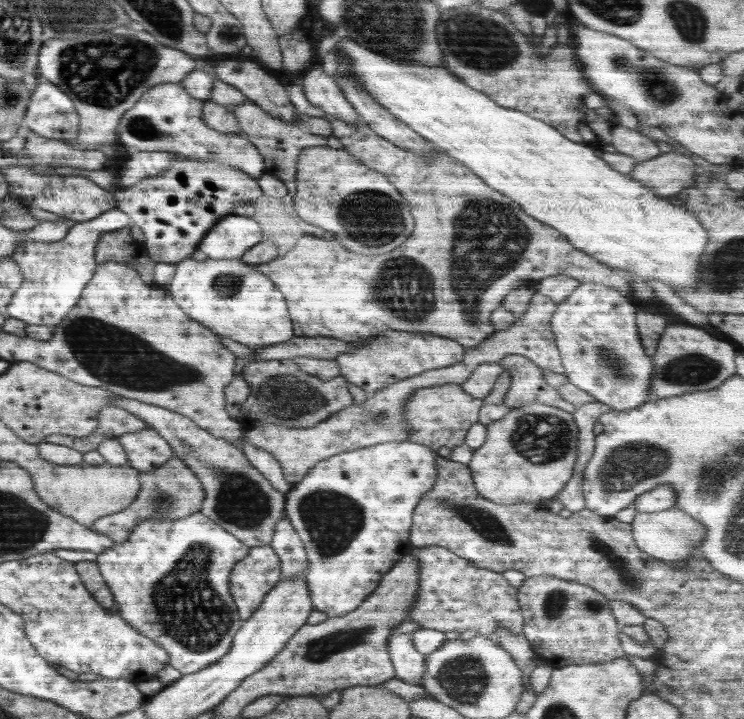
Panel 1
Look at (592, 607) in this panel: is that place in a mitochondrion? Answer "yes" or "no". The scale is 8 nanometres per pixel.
yes

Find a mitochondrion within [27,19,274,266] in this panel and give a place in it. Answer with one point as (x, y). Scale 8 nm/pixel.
(101, 72)

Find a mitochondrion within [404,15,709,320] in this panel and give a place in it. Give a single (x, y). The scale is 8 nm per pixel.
(658, 88)

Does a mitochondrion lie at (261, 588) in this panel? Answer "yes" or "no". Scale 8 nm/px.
no

